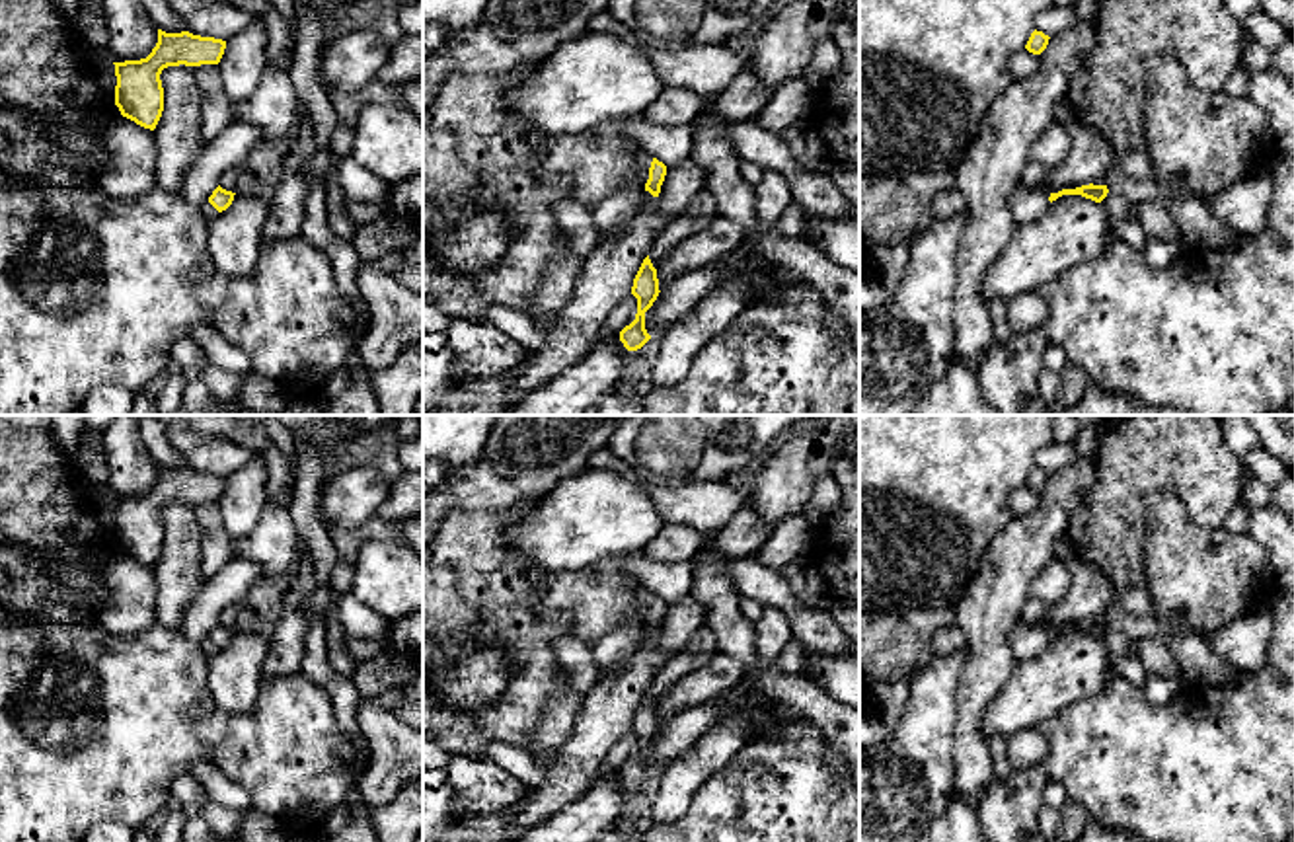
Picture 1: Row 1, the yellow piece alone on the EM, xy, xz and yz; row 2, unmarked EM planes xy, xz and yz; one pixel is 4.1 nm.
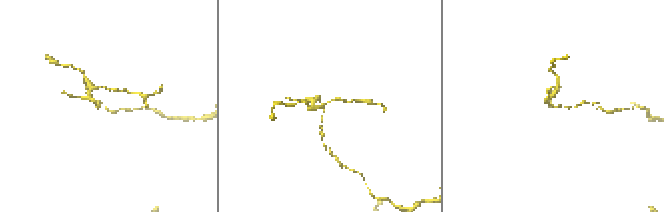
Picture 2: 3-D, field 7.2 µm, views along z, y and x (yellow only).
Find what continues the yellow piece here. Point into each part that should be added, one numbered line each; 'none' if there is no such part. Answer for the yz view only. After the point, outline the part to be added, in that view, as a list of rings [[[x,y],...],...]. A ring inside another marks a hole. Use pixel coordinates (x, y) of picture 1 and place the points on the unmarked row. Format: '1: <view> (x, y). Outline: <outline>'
none

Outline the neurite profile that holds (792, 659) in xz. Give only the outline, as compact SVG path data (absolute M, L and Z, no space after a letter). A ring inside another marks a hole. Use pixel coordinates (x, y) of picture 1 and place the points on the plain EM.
M791 635L780 657L776 659L776 667L785 674L805 672L805 653L807 649L801 641Z

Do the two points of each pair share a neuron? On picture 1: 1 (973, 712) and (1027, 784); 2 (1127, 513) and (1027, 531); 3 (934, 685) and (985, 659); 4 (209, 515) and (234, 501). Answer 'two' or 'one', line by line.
1: two
2: two
3: two
4: two

